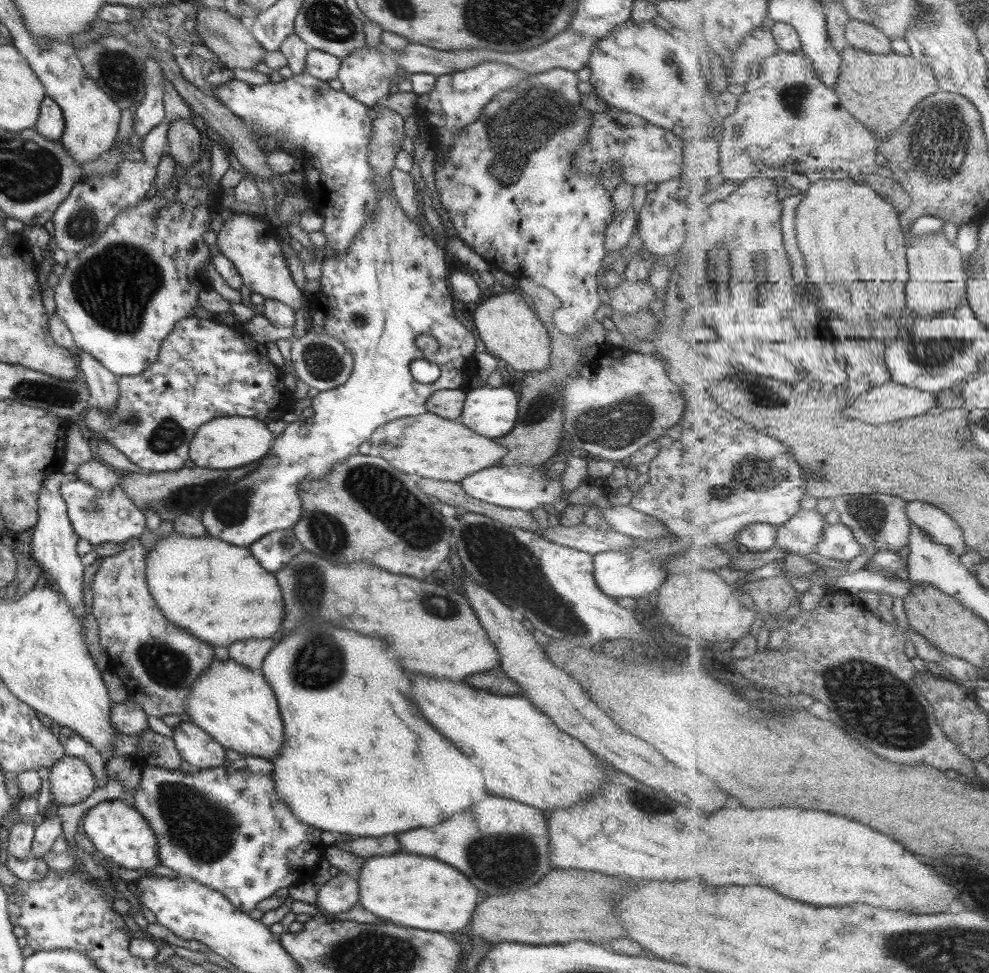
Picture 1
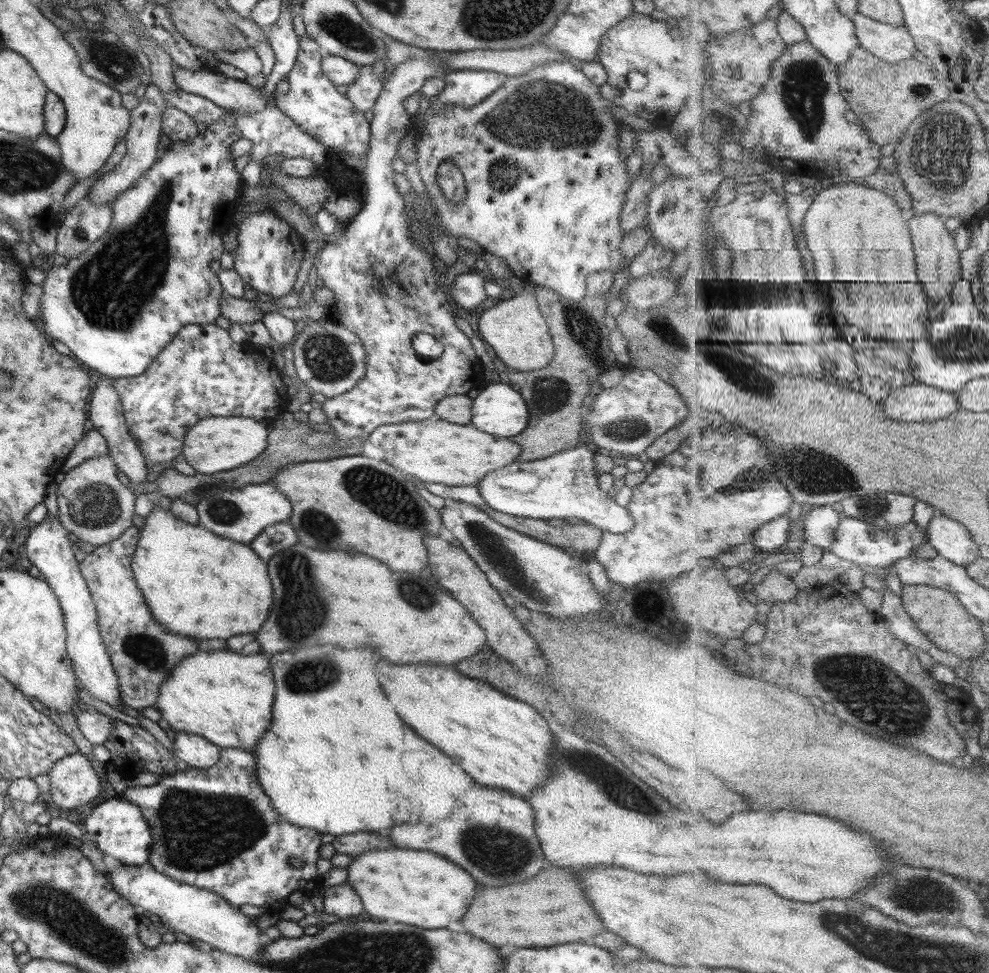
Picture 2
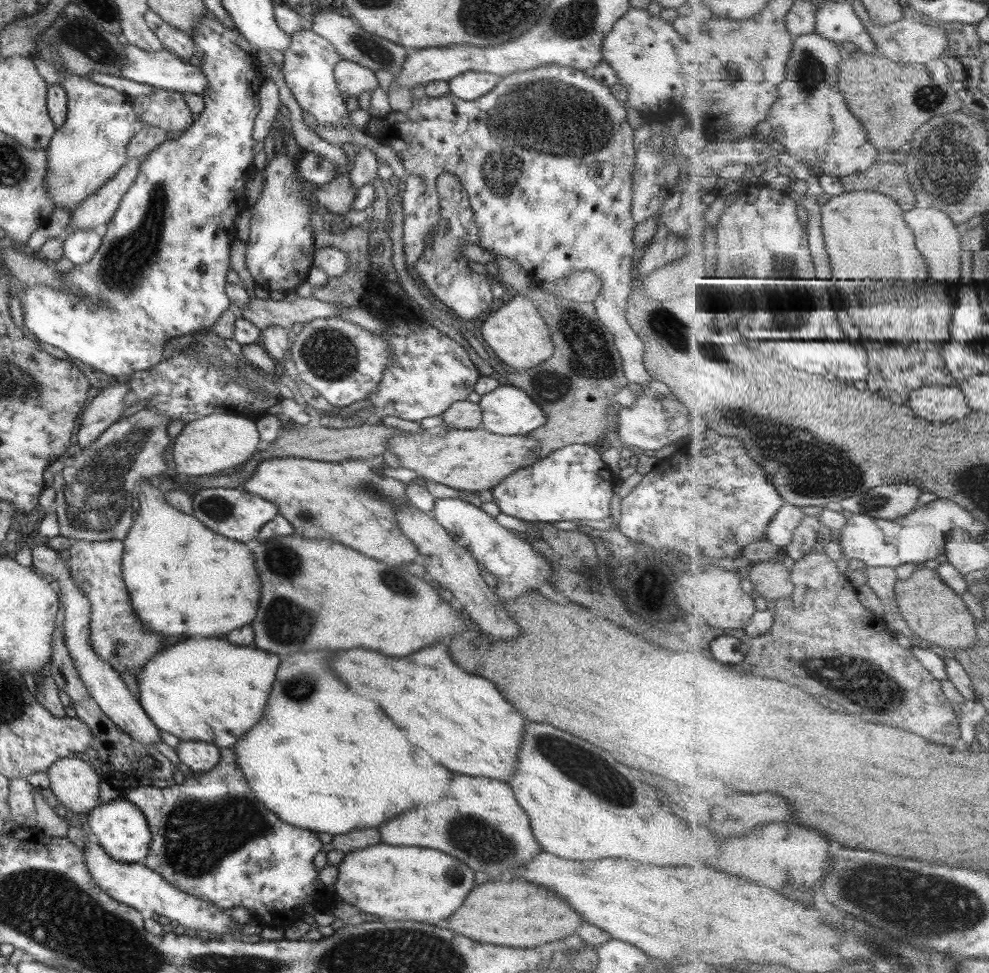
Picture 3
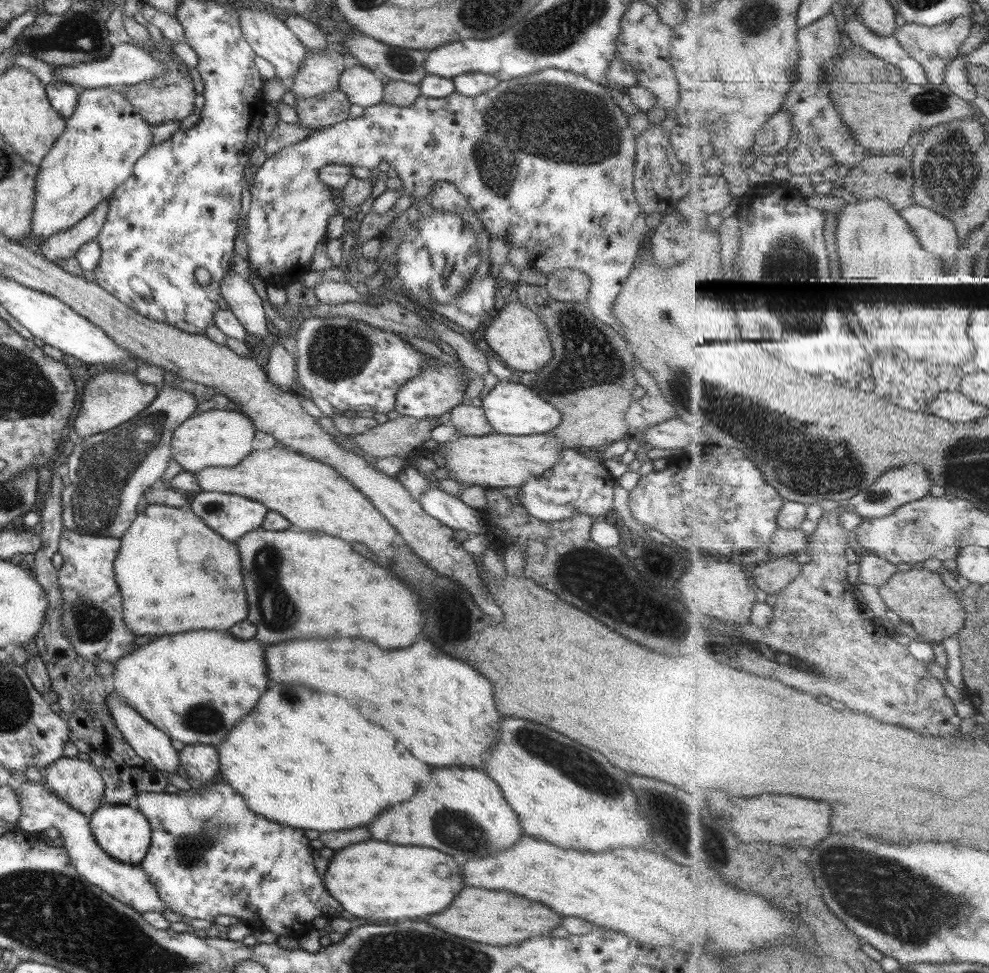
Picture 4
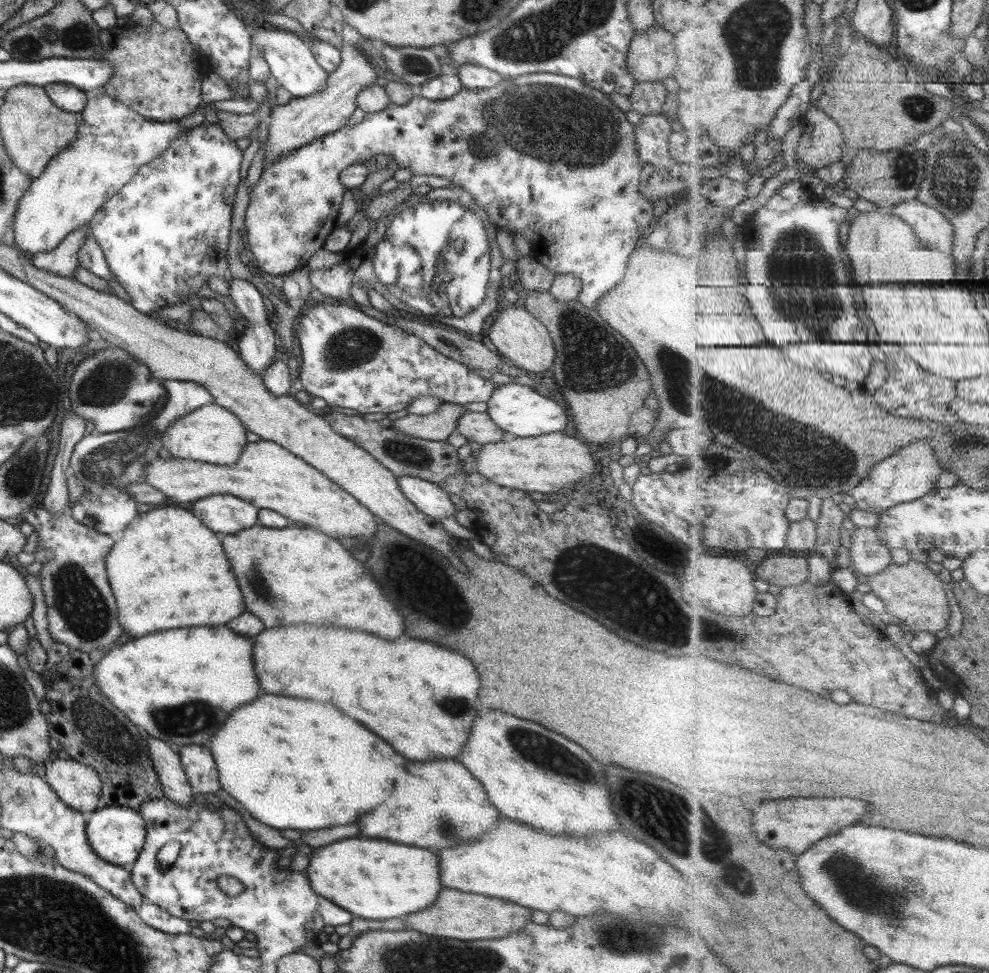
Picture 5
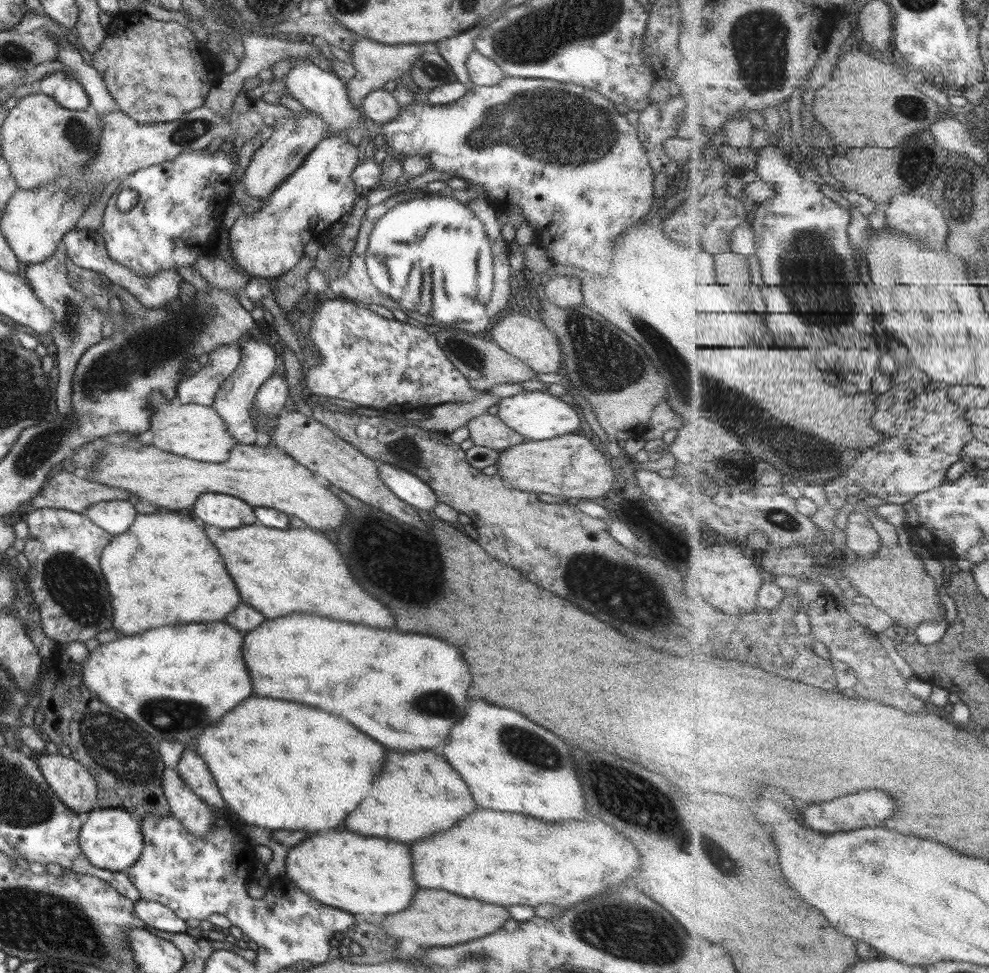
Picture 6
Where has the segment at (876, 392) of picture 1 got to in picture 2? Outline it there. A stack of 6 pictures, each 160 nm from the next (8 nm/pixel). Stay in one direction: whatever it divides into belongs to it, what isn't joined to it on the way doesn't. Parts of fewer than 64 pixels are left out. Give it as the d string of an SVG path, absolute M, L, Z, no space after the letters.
M919 382L896 388L881 403L886 416L905 422L945 419L961 408L957 393Z

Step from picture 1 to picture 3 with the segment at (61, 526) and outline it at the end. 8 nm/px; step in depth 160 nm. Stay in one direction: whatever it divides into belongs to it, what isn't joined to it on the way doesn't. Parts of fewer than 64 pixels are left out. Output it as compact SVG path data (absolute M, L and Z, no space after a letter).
M38 534L33 539L33 545L30 546L29 550L31 554L31 569L41 576L45 574L50 576L56 582L58 600L63 612L62 639L89 696L97 703L101 712L104 712L105 716L108 716L113 721L113 724L116 724L126 735L129 735L133 741L139 741L141 744L155 747L154 742L160 740L157 734L158 728L149 720L139 701L125 687L123 680L119 677L119 673L115 672L106 660L97 656L97 653L91 648L88 626L90 602L86 599L83 589L73 580L66 562L61 560L57 551L51 550L49 545L46 545L46 538Z

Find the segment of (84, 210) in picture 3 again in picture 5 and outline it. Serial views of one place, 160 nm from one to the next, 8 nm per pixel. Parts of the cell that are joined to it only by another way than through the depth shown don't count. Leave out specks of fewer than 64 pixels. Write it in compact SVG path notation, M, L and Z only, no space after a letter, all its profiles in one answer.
M88 223L65 235L65 238L50 251L36 252L29 256L38 269L71 279L78 264L78 252L89 233Z

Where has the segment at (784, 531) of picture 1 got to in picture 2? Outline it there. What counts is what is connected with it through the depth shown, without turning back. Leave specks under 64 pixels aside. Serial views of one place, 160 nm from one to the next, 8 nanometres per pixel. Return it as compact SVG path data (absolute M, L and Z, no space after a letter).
M832 506L812 507L804 516L804 540L819 549L831 550L841 516Z

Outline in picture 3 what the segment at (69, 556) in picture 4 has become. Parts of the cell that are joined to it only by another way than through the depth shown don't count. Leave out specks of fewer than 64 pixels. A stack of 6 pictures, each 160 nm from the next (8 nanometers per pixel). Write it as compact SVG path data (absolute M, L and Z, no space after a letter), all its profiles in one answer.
M75 540L69 546L68 552L70 558L66 562L67 568L90 602L88 626L91 648L97 656L106 660L115 672L127 672L137 676L151 656L163 650L163 644L159 636L155 636L145 624L137 620L137 615L132 609L121 572L122 541Z

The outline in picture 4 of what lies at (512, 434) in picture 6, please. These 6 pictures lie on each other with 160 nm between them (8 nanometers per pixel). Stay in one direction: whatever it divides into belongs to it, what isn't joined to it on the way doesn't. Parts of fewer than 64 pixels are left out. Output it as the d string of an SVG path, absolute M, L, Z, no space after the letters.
M469 402L459 403L449 414L448 422L455 427L456 436L483 436L495 433L486 421L483 409L472 406Z

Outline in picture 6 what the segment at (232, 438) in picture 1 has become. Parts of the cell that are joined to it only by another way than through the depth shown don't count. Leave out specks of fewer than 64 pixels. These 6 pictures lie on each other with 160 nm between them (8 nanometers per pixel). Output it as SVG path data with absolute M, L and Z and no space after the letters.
M156 390L150 392L148 399L150 408L147 410L147 420L150 425L146 431L151 434L151 440L148 440L151 446L175 456L206 463L221 463L229 458L230 449L235 442L223 419L211 407L166 400Z

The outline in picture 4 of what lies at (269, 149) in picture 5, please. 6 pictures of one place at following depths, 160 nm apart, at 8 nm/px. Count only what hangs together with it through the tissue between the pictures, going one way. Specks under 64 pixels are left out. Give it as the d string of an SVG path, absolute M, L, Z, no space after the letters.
M339 84L335 90L324 94L321 98L295 98L297 101L293 107L299 122L297 124L314 128L314 131L328 127L348 118L347 114L333 114L333 107L347 102L347 97L339 91Z

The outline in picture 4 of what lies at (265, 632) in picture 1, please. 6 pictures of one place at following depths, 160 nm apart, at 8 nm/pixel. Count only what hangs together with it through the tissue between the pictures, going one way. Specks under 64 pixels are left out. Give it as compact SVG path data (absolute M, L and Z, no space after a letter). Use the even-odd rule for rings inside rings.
M147 504L141 517L137 516L120 538L113 569L123 600L123 620L133 635L169 636L189 630L227 630L247 616L237 548L207 530L188 507L173 509ZM197 578L225 582L189 582ZM227 592L233 592L233 596L225 596Z

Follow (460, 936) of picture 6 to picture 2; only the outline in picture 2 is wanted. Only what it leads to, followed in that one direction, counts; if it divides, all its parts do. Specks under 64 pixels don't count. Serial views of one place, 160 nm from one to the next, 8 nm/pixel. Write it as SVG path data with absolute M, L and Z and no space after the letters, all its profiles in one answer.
M553 866L543 868L539 874L535 874L531 880L525 880L523 884L479 890L467 914L463 916L463 926L467 934L491 946L507 946L507 952L511 952L511 948L543 948L575 942L597 936L605 930L575 874L571 870Z

